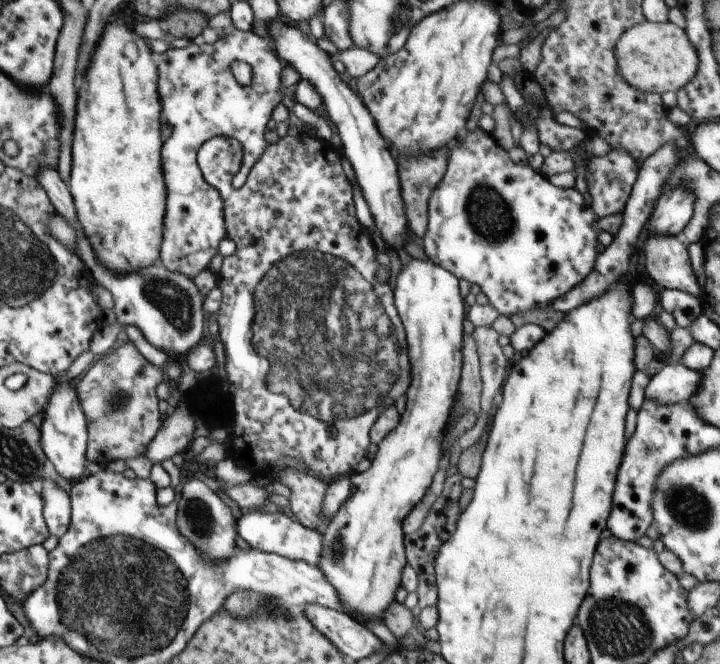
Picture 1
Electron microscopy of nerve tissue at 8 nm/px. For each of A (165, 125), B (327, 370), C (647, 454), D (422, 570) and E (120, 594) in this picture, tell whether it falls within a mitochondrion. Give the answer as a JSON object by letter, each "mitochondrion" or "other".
{"A":"other","B":"mitochondrion","C":"mitochondrion","D":"other","E":"mitochondrion"}

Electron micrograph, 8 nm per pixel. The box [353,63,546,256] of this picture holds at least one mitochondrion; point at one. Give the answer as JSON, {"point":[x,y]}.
{"point":[489,216]}

